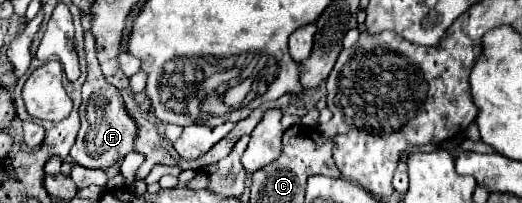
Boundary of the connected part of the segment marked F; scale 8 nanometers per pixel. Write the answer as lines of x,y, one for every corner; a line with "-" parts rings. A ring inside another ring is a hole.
91,29
85,33
85,53
87,53
89,75
87,81
83,83
83,103
79,107
81,129
73,147
89,147
89,169
107,171
111,165
117,165
127,153
133,151
137,141
137,123
129,115
119,89
113,87
101,73
97,49
95,49
95,37

